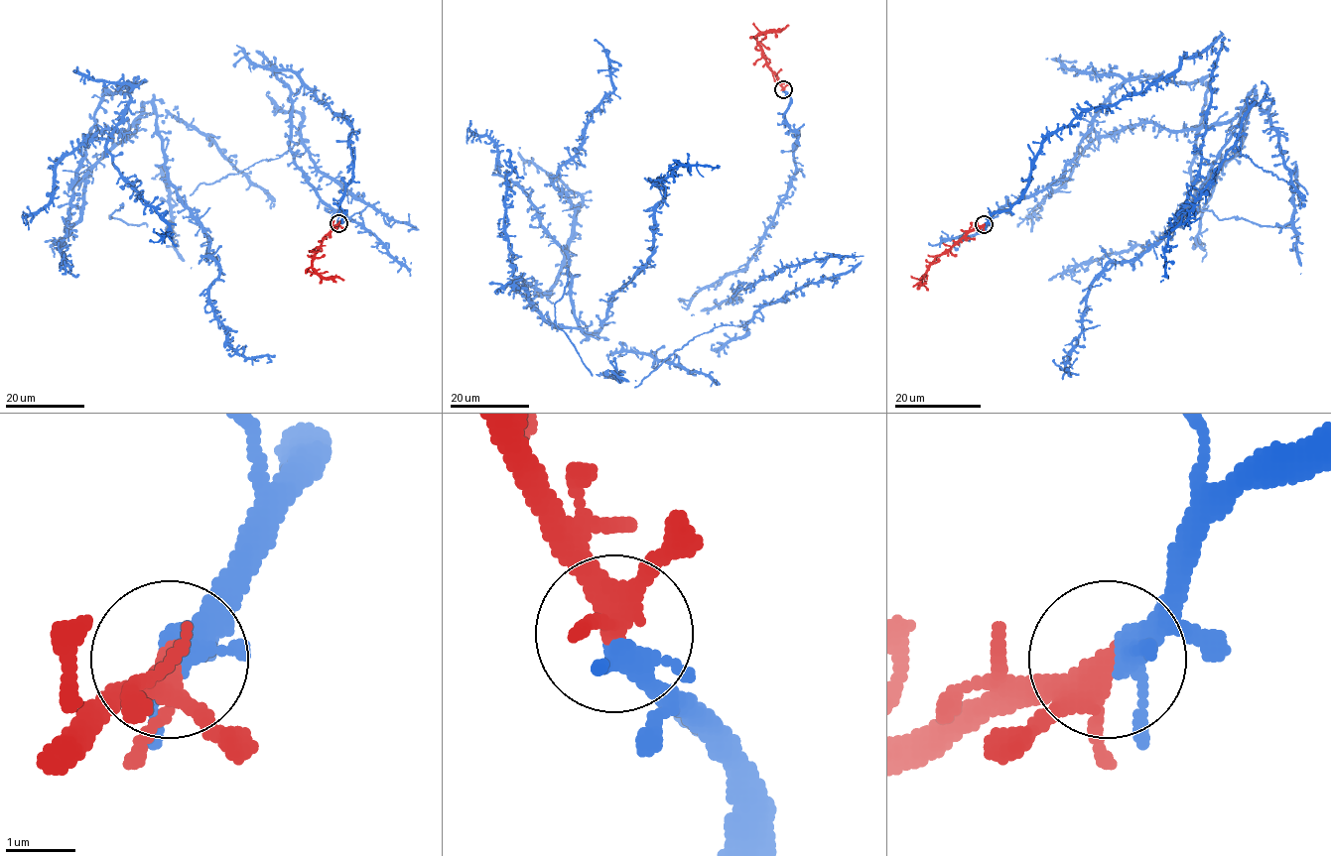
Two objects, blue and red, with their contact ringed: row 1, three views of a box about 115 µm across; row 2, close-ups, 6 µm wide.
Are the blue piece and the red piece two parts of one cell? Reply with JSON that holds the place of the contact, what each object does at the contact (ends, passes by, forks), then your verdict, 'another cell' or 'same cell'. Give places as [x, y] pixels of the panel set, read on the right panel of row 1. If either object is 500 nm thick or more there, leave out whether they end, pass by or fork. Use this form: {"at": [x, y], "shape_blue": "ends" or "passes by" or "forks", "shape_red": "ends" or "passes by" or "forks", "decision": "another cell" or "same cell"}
{"at": [984, 224], "shape_blue": "forks", "shape_red": "forks", "decision": "same cell"}

